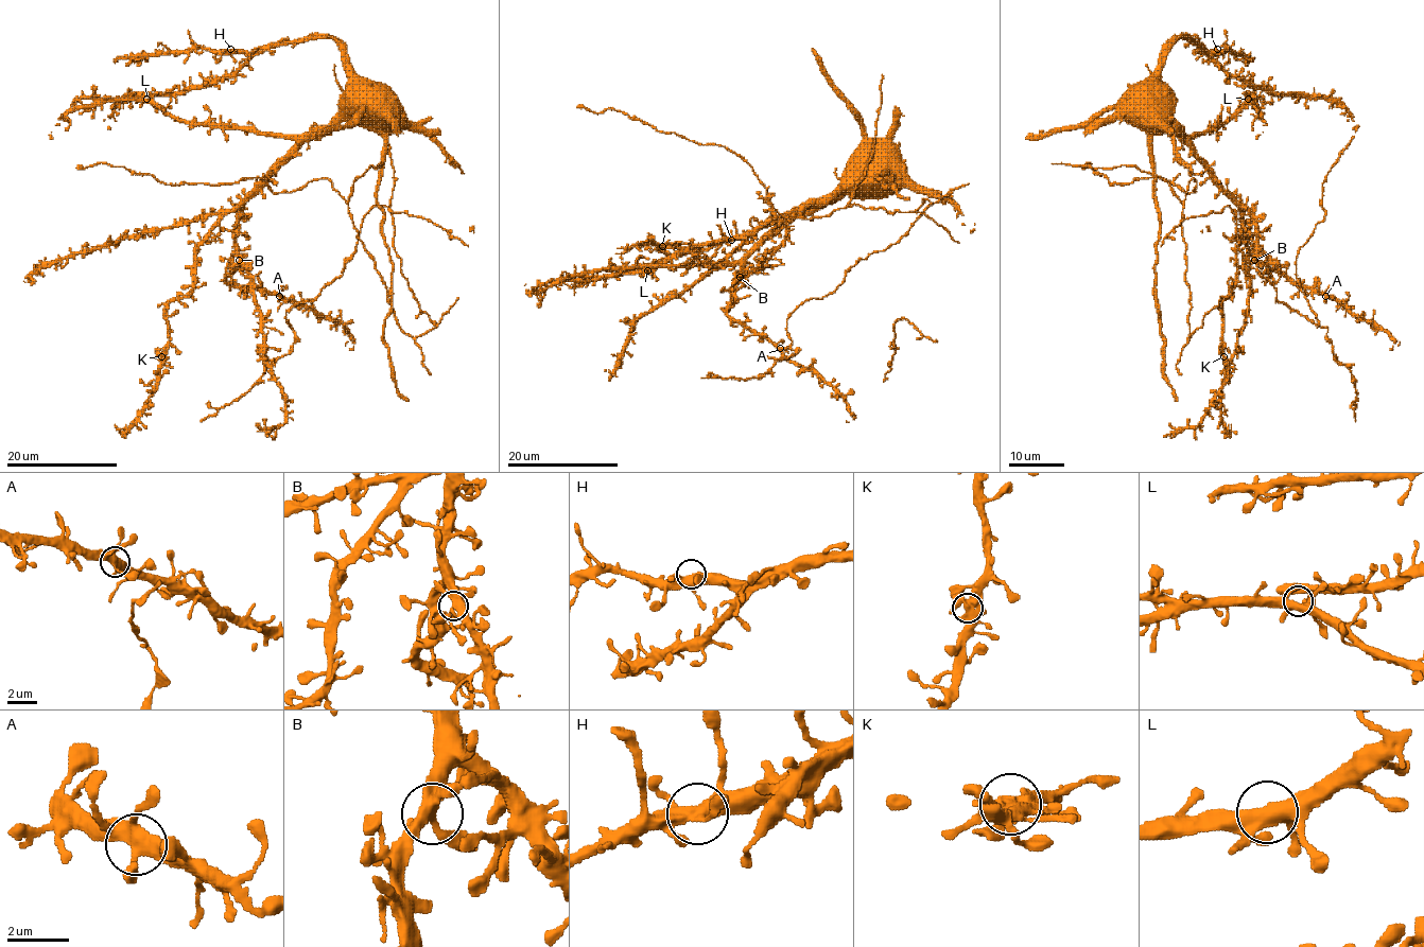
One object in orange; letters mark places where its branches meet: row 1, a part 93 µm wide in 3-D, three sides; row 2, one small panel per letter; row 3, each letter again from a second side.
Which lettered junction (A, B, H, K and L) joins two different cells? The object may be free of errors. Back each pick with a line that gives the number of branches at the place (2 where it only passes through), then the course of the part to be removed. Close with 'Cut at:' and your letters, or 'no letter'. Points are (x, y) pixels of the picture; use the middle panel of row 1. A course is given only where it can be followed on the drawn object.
Cut at: no letter

